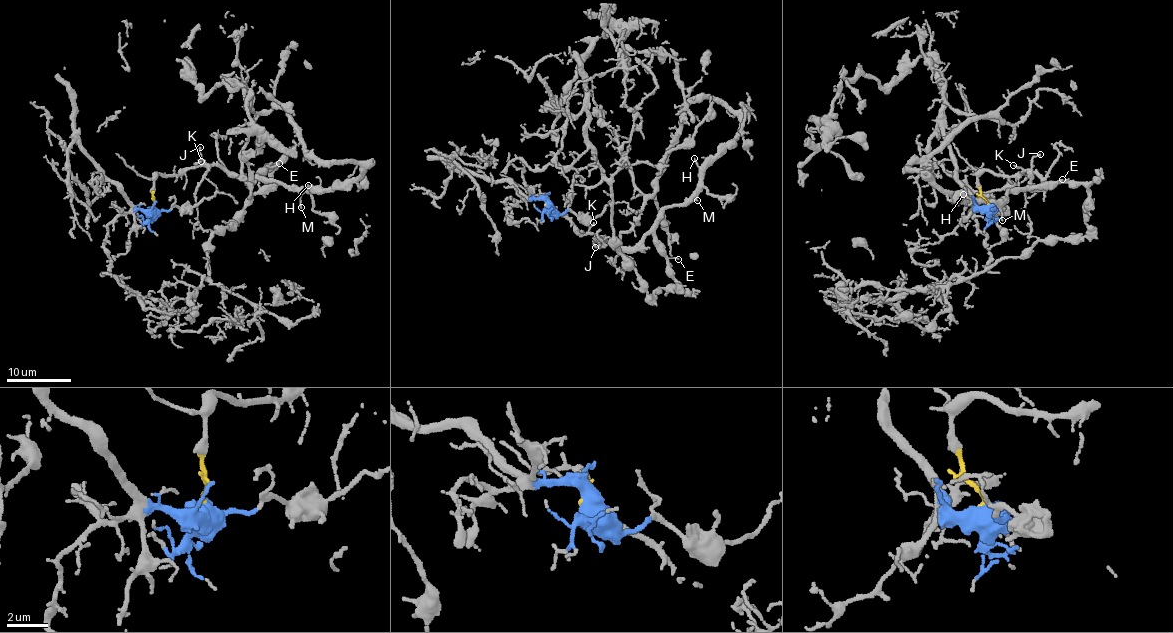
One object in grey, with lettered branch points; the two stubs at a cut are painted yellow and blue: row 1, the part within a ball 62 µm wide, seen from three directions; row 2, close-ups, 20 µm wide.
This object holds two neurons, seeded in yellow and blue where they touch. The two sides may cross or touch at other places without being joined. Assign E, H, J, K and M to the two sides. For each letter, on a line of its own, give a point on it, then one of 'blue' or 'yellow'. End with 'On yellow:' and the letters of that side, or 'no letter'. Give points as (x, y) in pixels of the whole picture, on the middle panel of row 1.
E: (678, 259) | yellow
H: (694, 158) | yellow
J: (595, 247) | yellow
K: (593, 222) | yellow
M: (697, 200) | yellow
On yellow: E, H, J, K, M

